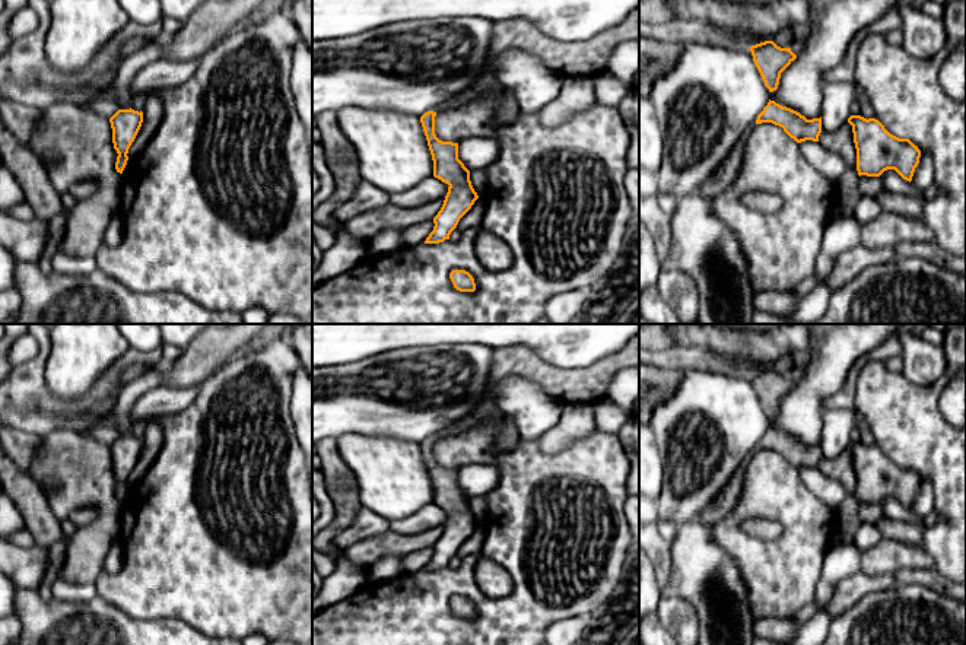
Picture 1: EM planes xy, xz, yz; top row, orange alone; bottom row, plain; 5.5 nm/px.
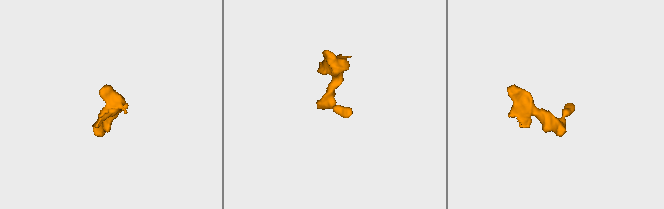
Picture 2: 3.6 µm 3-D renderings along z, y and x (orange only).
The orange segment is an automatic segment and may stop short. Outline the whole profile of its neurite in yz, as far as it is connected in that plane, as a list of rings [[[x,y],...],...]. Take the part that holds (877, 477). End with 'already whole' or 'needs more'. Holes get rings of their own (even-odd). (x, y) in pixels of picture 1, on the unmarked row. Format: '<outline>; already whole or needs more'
[[[851,442],[848,449],[852,452],[859,503],[880,503],[894,496],[903,506],[912,508],[921,484],[918,473],[890,461],[876,445]]]; already whole

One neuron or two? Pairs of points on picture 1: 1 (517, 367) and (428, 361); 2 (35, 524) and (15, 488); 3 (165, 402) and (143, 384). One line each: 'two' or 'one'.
1: two
2: one
3: two

